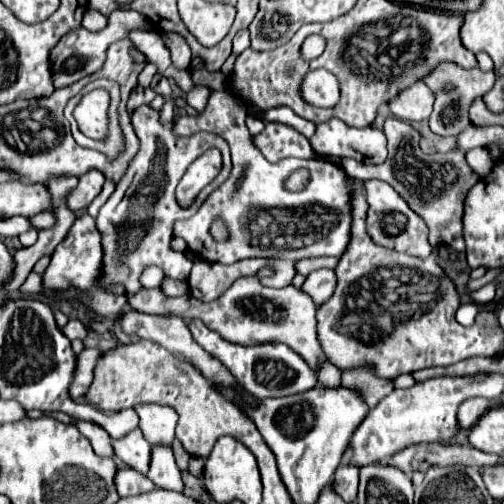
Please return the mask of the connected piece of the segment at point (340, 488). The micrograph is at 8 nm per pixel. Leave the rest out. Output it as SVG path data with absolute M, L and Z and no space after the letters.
M341 465L335 471L331 489L345 501L345 503L353 503L357 497L357 485L359 485L359 469L357 467L349 467L349 465Z

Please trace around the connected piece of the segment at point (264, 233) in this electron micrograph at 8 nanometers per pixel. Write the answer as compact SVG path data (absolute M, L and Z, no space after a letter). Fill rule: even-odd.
M213 91L207 109L199 117L179 117L175 123L177 135L193 135L199 131L209 131L221 135L229 147L233 157L233 171L229 179L215 189L207 201L201 205L197 215L185 221L175 223L175 235L183 237L189 249L207 263L235 263L235 257L267 257L267 259L305 259L305 257L321 257L335 255L341 257L351 241L351 185L349 175L337 163L327 159L283 159L277 165L269 163L263 153L255 147L253 135L247 125L247 107L243 101L235 99L227 91ZM295 169L309 171L309 183L303 191L289 191L285 187L287 177ZM245 171L245 179L239 189L235 183L239 175ZM221 215L225 217L231 237L227 241L215 241L209 235L209 227L213 219ZM241 235L241 251L233 245L233 237Z

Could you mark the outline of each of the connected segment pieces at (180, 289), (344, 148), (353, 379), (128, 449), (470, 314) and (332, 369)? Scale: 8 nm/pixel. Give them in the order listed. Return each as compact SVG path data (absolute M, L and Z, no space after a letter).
M165 277L165 281L163 281L163 287L161 287L161 289L163 289L163 293L165 293L165 295L169 295L169 297L171 297L171 295L183 295L183 293L187 291L187 285L185 285L183 281L167 279L167 277Z
M331 119L325 125L317 125L311 137L315 153L327 157L353 157L365 163L385 163L387 159L387 139L381 129L375 127L349 127L341 119Z
M353 369L343 371L343 387L359 393L359 397L367 403L369 409L373 409L385 395L393 391L393 383L379 379L369 369Z
M139 427L129 431L123 439L113 439L113 449L115 449L115 455L121 461L125 461L129 467L137 469L143 475L149 471L151 445L147 443Z
M473 301L463 303L463 305L457 309L457 321L459 321L461 325L471 327L471 325L475 323L475 315L477 315L477 313L479 313L477 303L473 303Z
M333 363L323 365L319 371L319 383L325 387L341 387L341 371Z

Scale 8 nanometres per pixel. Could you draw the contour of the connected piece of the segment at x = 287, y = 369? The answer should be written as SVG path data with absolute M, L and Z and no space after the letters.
M191 321L189 331L193 339L209 353L215 355L215 359L223 361L225 367L235 375L237 383L253 397L265 399L265 397L285 397L285 395L297 395L303 391L309 391L311 387L317 387L317 373L287 345L283 343L265 343L255 347L245 345L233 345L231 341L225 341L215 331L205 327L201 321Z

